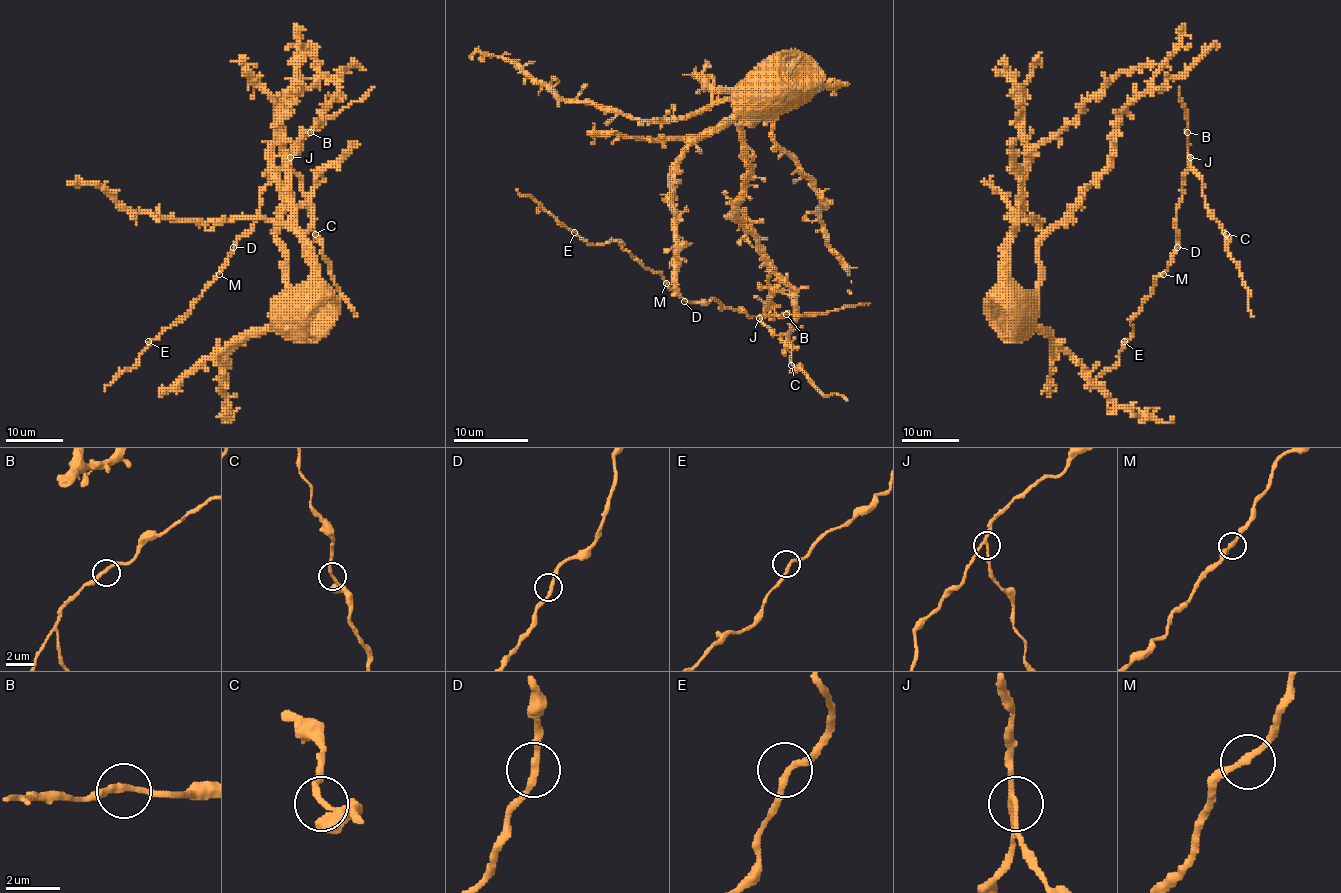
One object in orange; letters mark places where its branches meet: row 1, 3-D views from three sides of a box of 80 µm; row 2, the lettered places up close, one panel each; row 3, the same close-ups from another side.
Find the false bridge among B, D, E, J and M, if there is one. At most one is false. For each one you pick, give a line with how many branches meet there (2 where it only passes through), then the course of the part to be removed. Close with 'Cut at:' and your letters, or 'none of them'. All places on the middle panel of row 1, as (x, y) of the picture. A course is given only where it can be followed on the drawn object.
J: 3 branches meet; foreign part runs (759, 318), (791, 350), (789, 361), (795, 367), (801, 367), (823, 395), (836, 393), (847, 401)
Cut at: J

